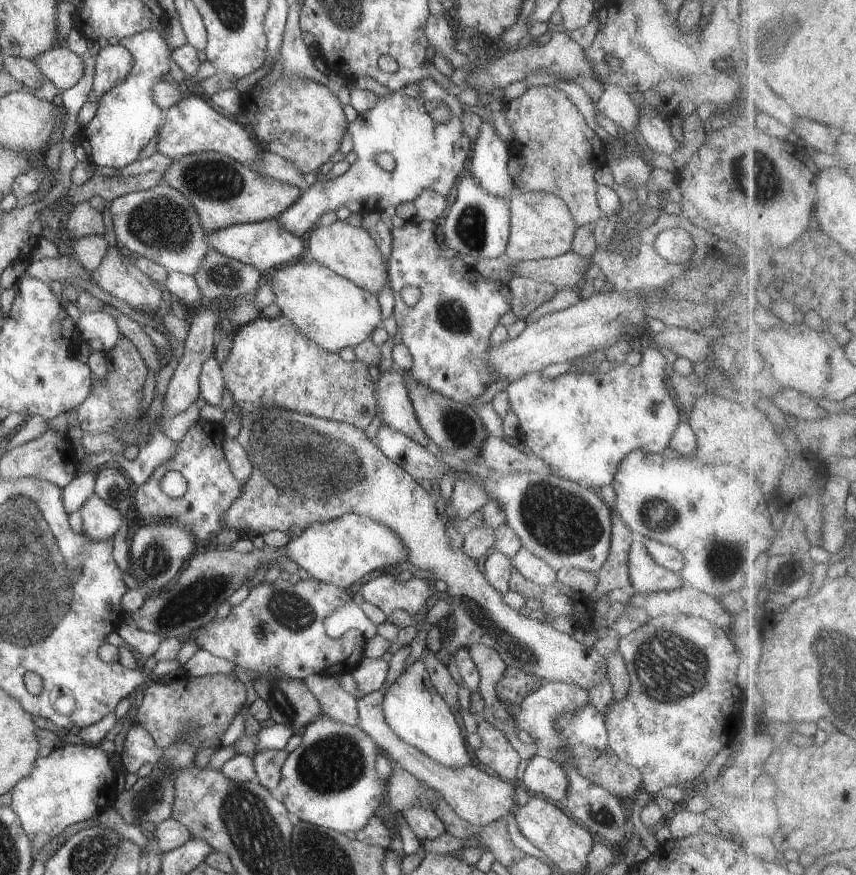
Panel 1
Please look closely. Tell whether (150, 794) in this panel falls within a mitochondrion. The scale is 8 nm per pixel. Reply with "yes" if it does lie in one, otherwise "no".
yes

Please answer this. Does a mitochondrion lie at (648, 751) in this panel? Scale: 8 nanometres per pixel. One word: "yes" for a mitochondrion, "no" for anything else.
no

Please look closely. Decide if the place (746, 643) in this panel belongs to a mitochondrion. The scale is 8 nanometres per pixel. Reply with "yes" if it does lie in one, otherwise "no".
no

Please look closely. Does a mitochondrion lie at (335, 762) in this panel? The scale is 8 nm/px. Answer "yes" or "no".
yes

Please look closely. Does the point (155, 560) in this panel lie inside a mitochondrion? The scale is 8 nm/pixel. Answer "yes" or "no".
yes

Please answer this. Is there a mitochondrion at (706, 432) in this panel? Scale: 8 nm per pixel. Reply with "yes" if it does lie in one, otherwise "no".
no

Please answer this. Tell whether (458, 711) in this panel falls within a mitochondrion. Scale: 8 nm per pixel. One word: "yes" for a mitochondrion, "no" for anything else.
no

